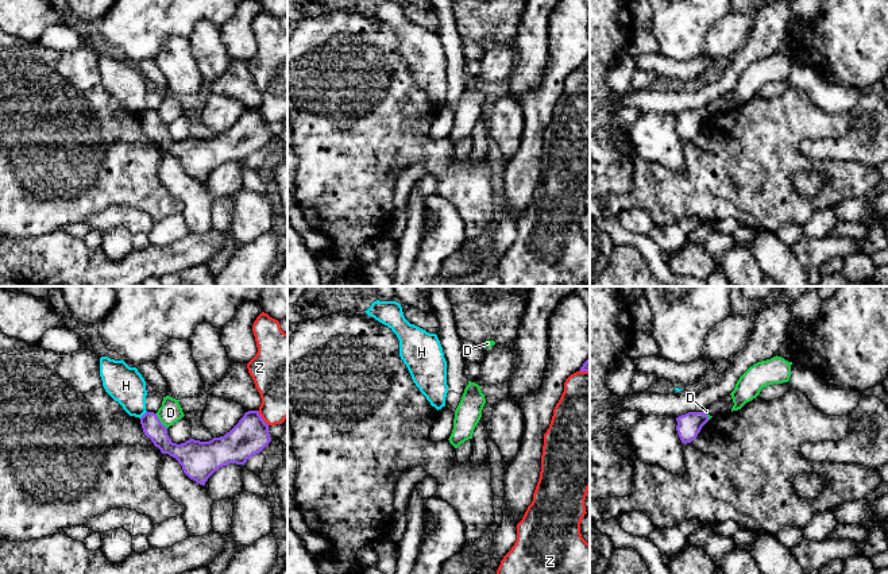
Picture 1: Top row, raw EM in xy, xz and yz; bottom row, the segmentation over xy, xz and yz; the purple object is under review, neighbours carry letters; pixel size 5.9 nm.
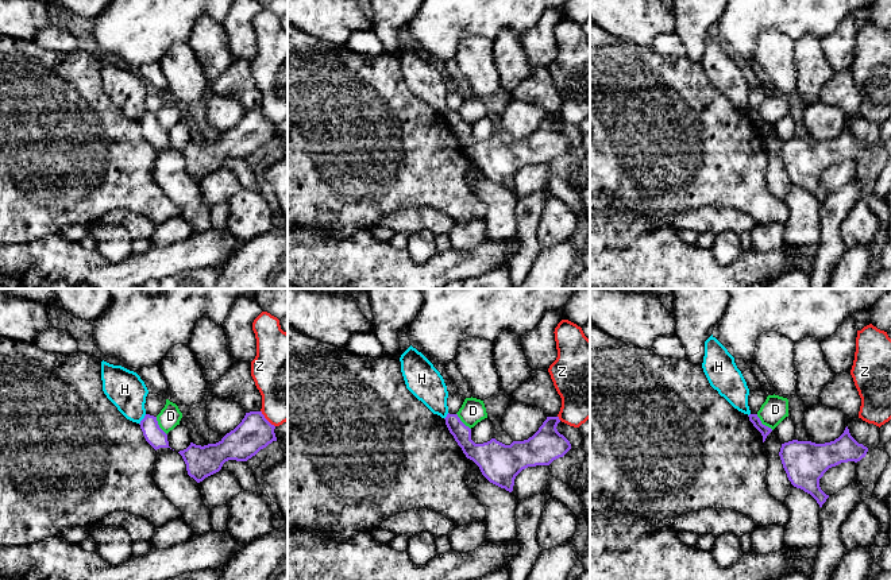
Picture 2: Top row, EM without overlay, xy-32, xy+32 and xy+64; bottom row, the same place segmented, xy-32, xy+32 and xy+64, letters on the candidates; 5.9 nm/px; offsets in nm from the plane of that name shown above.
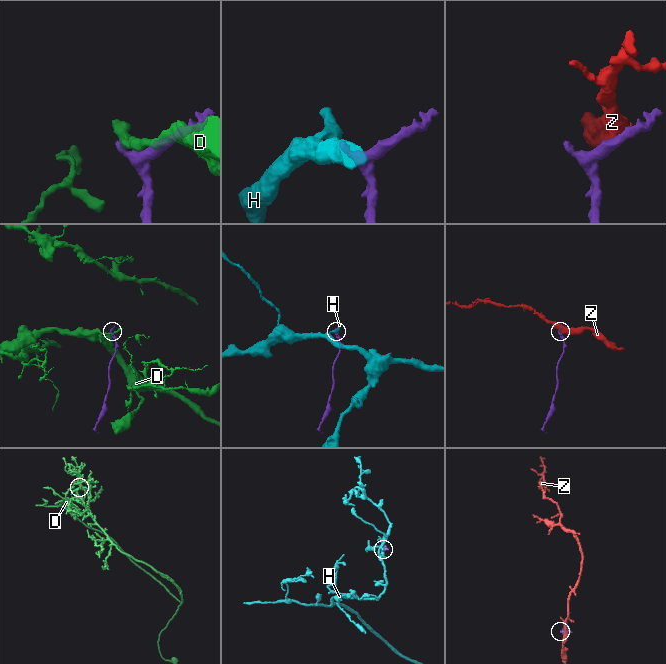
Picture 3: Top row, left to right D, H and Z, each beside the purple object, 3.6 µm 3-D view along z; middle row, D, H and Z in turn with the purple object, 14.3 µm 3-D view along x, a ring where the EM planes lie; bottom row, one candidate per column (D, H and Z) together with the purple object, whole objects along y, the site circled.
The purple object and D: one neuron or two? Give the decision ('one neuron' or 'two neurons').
two neurons

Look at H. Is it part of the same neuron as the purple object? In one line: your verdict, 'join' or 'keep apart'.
keep apart

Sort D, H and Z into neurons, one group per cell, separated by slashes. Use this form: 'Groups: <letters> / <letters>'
Groups: D / H / Z

